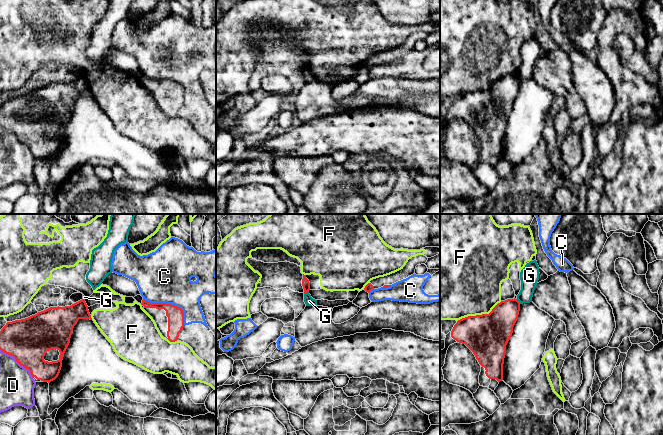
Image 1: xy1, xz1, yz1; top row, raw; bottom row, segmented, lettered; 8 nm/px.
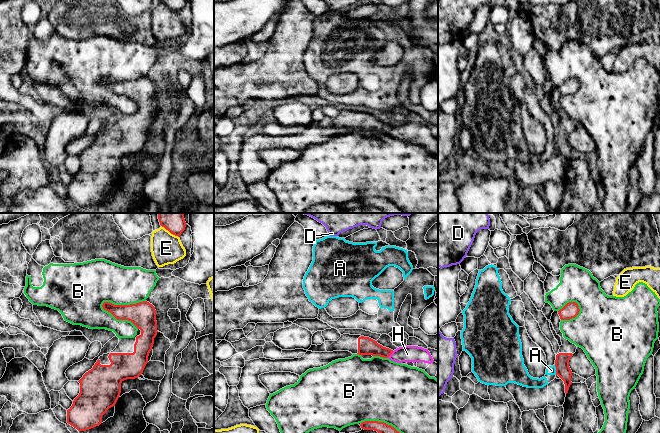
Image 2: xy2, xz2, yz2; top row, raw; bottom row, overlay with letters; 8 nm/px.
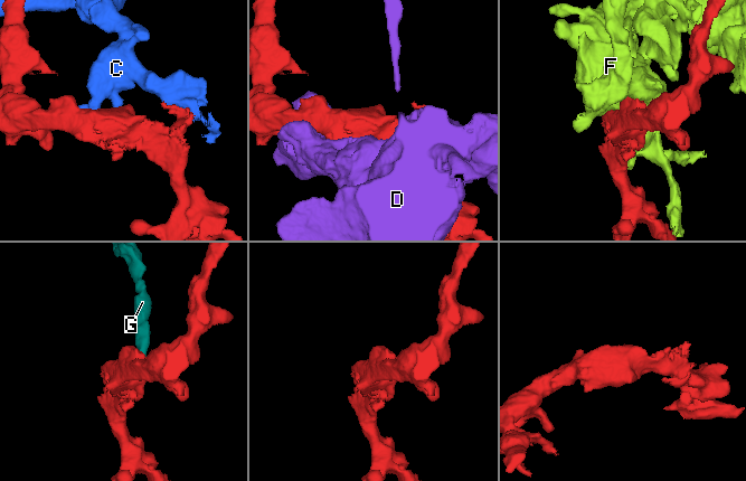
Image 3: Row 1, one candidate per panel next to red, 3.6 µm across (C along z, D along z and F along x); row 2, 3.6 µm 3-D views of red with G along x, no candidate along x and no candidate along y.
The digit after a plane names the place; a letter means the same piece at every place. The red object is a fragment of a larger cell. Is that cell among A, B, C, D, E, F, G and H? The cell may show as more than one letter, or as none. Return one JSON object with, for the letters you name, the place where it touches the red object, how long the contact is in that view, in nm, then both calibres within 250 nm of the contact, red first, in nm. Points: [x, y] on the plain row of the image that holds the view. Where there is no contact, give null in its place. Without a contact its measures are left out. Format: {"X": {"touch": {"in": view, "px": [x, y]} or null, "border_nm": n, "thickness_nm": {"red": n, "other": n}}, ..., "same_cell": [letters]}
{"same_cell": []}

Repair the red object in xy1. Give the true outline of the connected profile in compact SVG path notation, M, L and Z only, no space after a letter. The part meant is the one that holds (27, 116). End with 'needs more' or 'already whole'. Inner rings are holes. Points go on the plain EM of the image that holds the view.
M83 75L71 82L50 83L28 94L7 98L0 107L0 126L13 132L21 142L30 147L32 153L50 159L60 149L64 129L70 119L73 104L79 95L92 96ZM52 125L60 128L59 135L52 138L45 137L46 128Z | already whole

